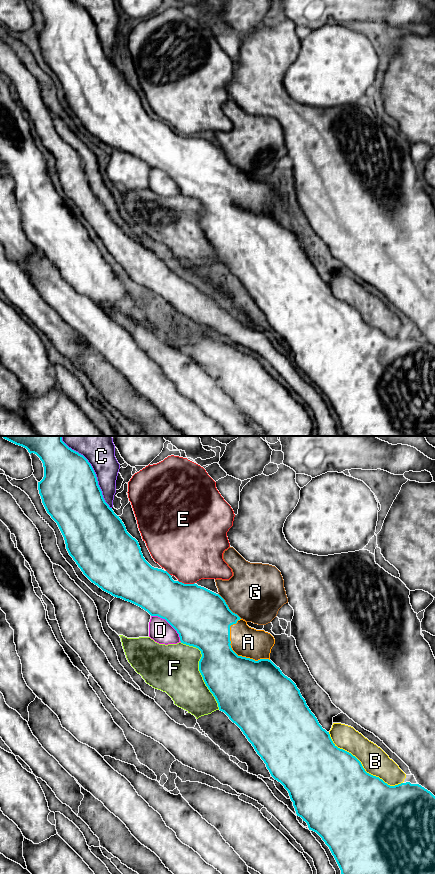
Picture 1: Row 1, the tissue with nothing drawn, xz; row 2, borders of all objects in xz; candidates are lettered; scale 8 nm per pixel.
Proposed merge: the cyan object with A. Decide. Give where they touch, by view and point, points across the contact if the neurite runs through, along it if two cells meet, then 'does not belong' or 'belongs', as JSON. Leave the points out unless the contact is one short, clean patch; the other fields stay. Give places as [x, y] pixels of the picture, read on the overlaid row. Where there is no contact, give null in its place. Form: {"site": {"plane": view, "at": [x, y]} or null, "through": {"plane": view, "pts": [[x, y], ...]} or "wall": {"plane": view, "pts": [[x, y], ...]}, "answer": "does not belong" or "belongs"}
{"site": {"plane": "xz", "at": [239, 656]}, "answer": "belongs"}

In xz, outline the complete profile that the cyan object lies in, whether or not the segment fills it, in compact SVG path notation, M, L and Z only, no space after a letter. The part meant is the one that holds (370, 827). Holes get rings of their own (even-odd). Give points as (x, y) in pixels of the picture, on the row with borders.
M2 436L4 439L22 446L28 452L36 454L43 463L44 477L38 482L38 490L42 503L57 523L66 544L69 555L76 562L83 574L103 591L114 597L121 598L131 602L151 616L158 616L165 619L179 634L180 641L183 644L193 646L201 651L202 657L199 661L199 671L203 680L215 697L219 710L224 712L229 719L235 723L252 744L257 754L266 764L271 776L280 782L288 791L297 816L301 817L308 825L309 830L316 832L325 844L329 847L334 856L341 874L435 874L435 796L419 784L410 782L390 786L379 777L373 776L365 771L361 762L351 753L338 748L332 741L329 732L322 728L315 715L311 712L302 697L296 684L285 676L279 667L270 660L271 649L275 644L274 637L264 630L256 630L247 625L247 622L233 613L225 600L204 587L197 584L184 584L174 581L171 575L162 569L152 567L143 557L138 541L133 538L126 530L122 520L117 516L112 508L105 502L102 491L98 485L96 474L88 460L78 452L69 448L63 441L62 436Z

